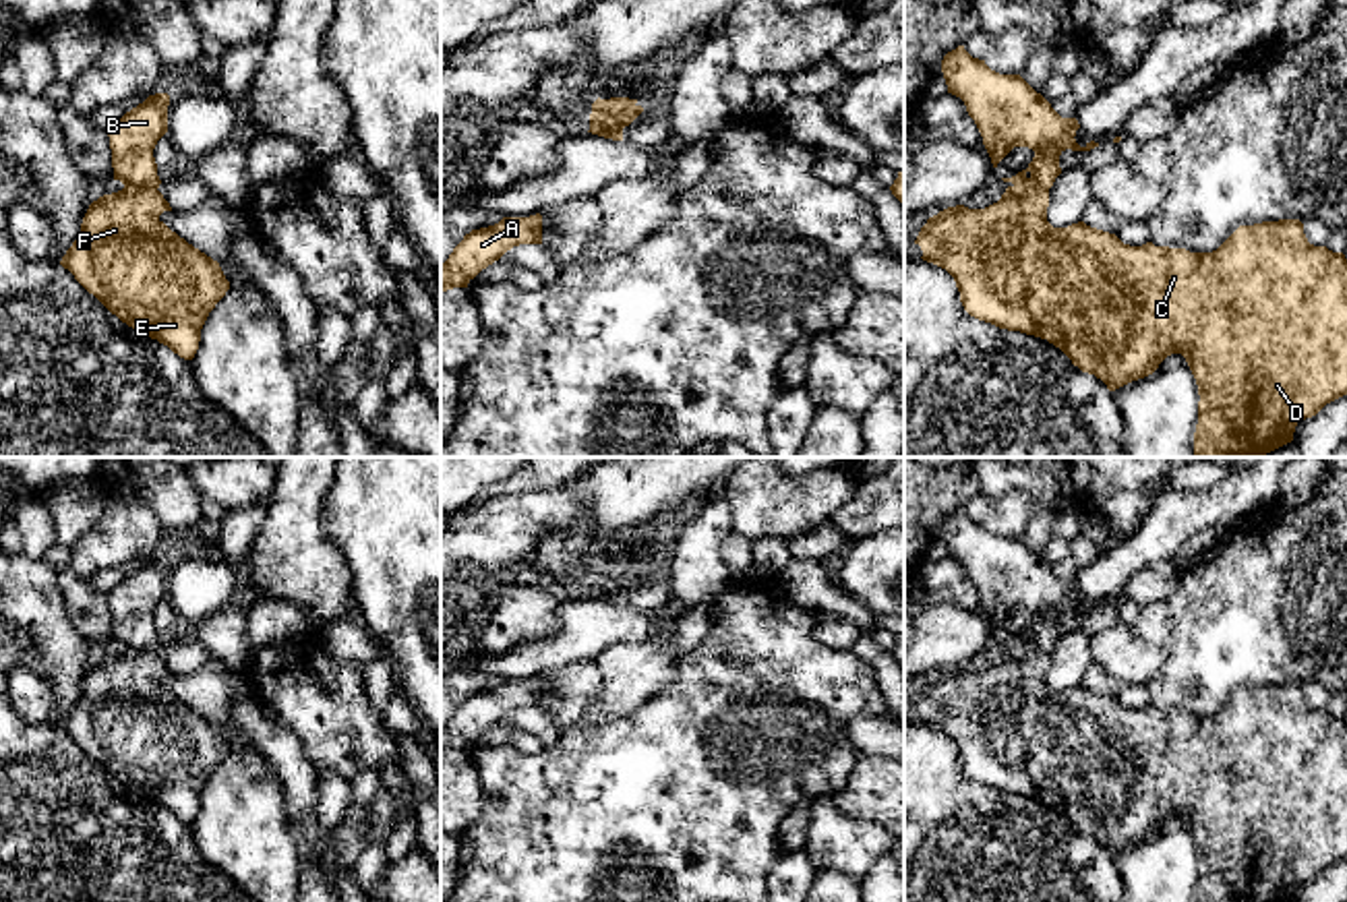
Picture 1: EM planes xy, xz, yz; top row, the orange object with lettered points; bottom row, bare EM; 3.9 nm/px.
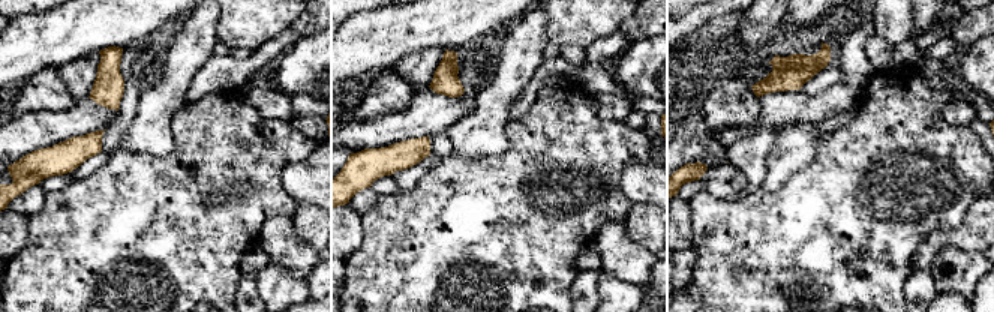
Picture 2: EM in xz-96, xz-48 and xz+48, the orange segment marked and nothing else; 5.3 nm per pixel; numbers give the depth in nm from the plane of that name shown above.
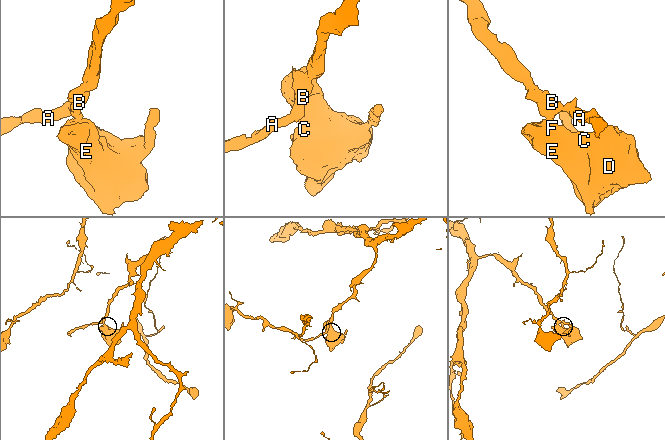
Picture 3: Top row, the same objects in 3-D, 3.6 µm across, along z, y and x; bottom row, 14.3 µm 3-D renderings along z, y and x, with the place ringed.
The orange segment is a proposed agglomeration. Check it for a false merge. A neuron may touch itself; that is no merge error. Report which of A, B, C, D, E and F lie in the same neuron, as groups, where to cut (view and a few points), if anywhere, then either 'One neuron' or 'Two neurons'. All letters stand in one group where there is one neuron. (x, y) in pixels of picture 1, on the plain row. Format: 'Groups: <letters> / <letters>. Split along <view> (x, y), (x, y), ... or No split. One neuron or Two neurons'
Groups: A B / C D E F. Split along xz (607, 563), (607, 586), (621, 592). Two neurons

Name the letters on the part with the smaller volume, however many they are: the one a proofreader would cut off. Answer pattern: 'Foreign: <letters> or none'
Foreign: C, D, E, F

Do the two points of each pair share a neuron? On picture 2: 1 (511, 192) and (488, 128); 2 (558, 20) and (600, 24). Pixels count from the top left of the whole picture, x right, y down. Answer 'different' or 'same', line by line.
1: different
2: same

